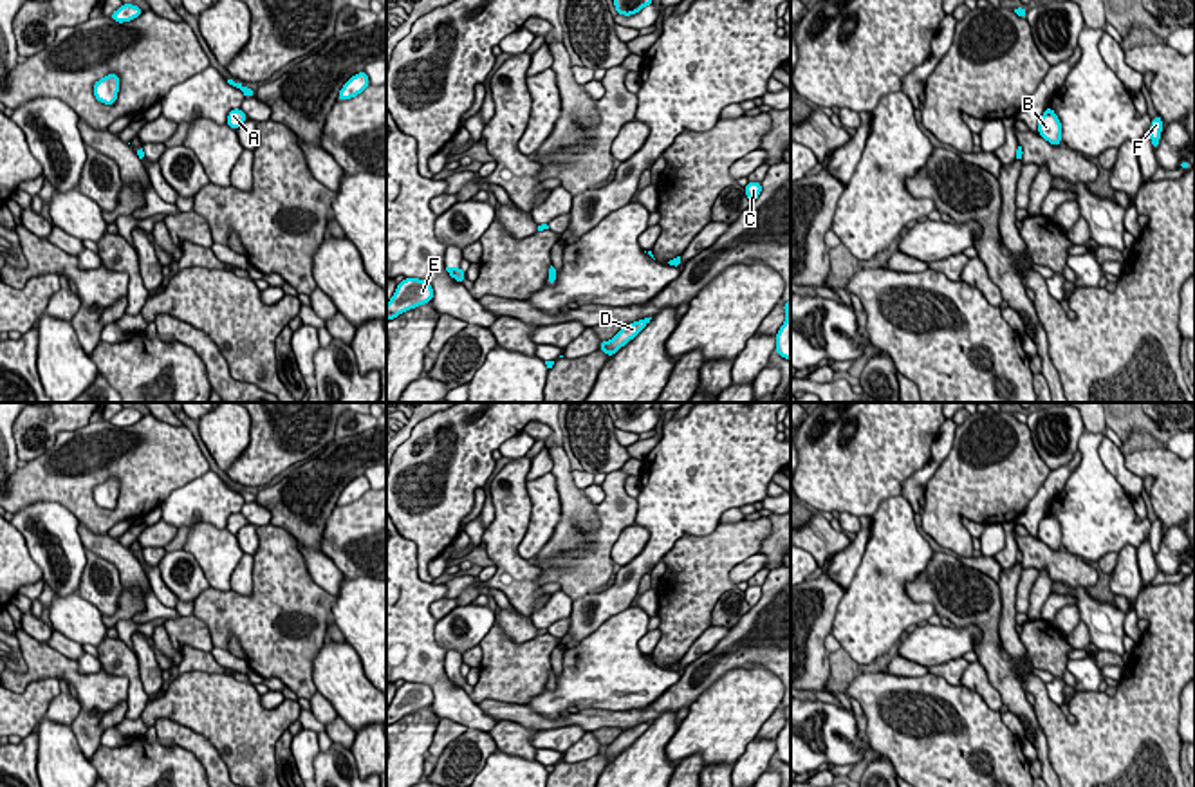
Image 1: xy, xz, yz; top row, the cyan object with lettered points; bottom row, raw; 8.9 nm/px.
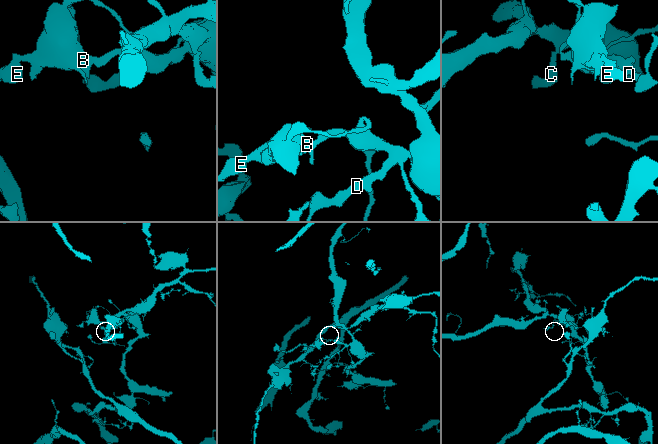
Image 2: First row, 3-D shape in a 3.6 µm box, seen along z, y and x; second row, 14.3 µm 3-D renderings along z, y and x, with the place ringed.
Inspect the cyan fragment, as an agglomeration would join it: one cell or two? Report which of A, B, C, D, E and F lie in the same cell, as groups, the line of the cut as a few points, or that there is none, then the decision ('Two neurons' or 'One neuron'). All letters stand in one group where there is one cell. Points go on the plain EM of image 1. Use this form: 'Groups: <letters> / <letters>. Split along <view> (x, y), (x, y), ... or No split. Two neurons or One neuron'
Groups: A B C D E F. No split. One neuron

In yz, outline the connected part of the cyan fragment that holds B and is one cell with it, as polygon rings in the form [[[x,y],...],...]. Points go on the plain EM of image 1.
[[[1051,509],[1038,525],[1038,540],[1042,540],[1052,551],[1060,551],[1061,547],[1061,525],[1056,520],[1056,516],[1051,513]]]

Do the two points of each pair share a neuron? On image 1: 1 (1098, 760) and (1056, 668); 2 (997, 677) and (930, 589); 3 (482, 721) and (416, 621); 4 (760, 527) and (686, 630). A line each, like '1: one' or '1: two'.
1: two
2: one
3: one
4: one

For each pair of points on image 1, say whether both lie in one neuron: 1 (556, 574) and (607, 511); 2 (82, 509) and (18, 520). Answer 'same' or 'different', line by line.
1: same
2: different

